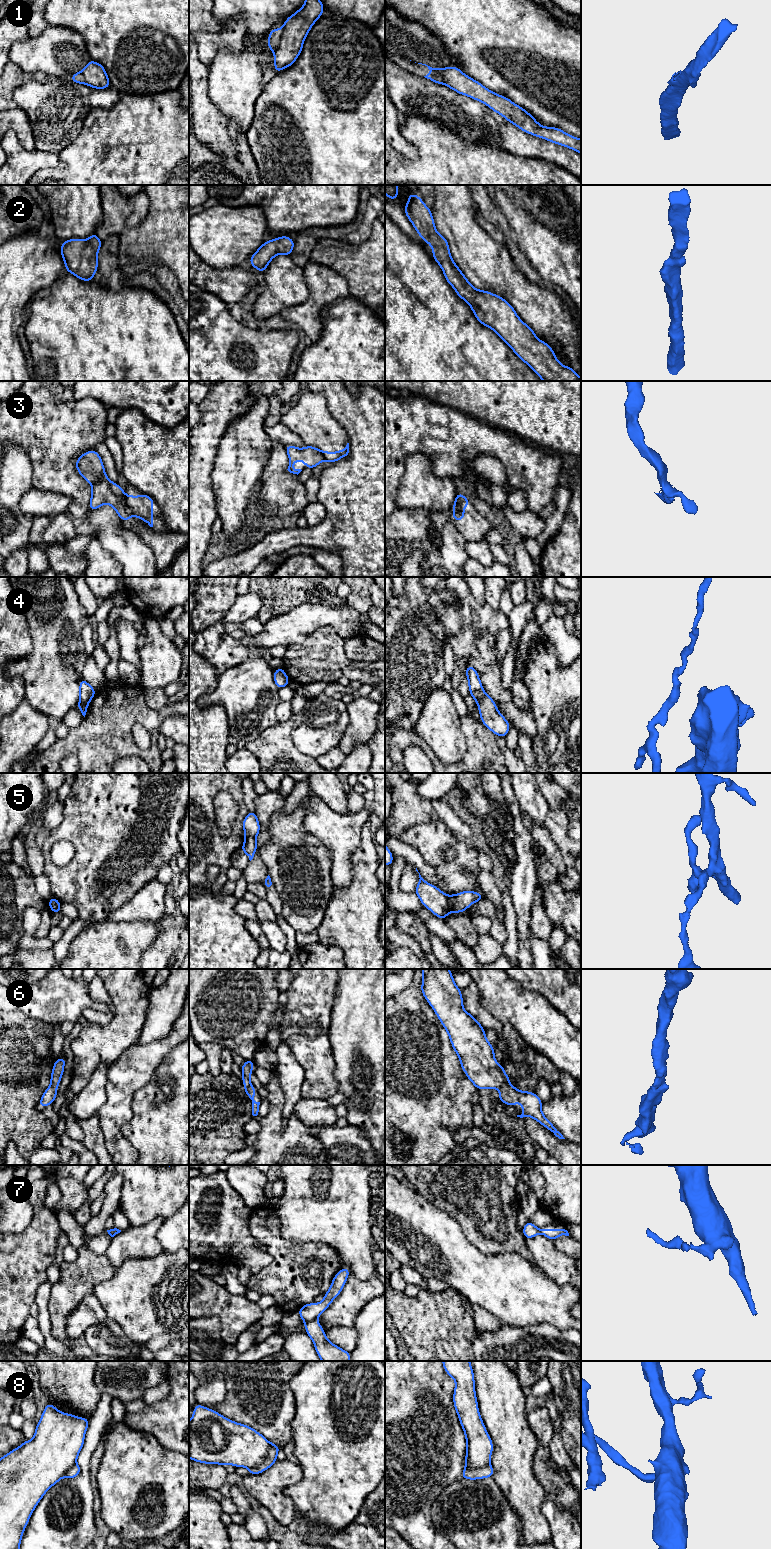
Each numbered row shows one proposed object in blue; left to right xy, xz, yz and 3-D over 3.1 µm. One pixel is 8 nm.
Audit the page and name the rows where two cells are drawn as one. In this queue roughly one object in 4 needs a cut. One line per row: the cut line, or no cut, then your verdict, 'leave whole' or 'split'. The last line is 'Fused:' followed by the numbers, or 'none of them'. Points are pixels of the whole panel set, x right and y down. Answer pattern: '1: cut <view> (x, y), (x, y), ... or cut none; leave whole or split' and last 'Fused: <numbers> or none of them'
1: cut xz (283, 26), (280, 43), (274, 51); split
2: cut none; leave whole
3: cut xy (125, 496), (127, 507), (133, 514); split
4: cut none; leave whole
5: cut yz (447, 897), (450, 911); split
6: cut none; leave whole
7: cut xz (315, 1319), (304, 1321); split
8: cut xz (268, 1441), (266, 1456), (250, 1469); split
Fused: 1, 3, 5, 7, 8

